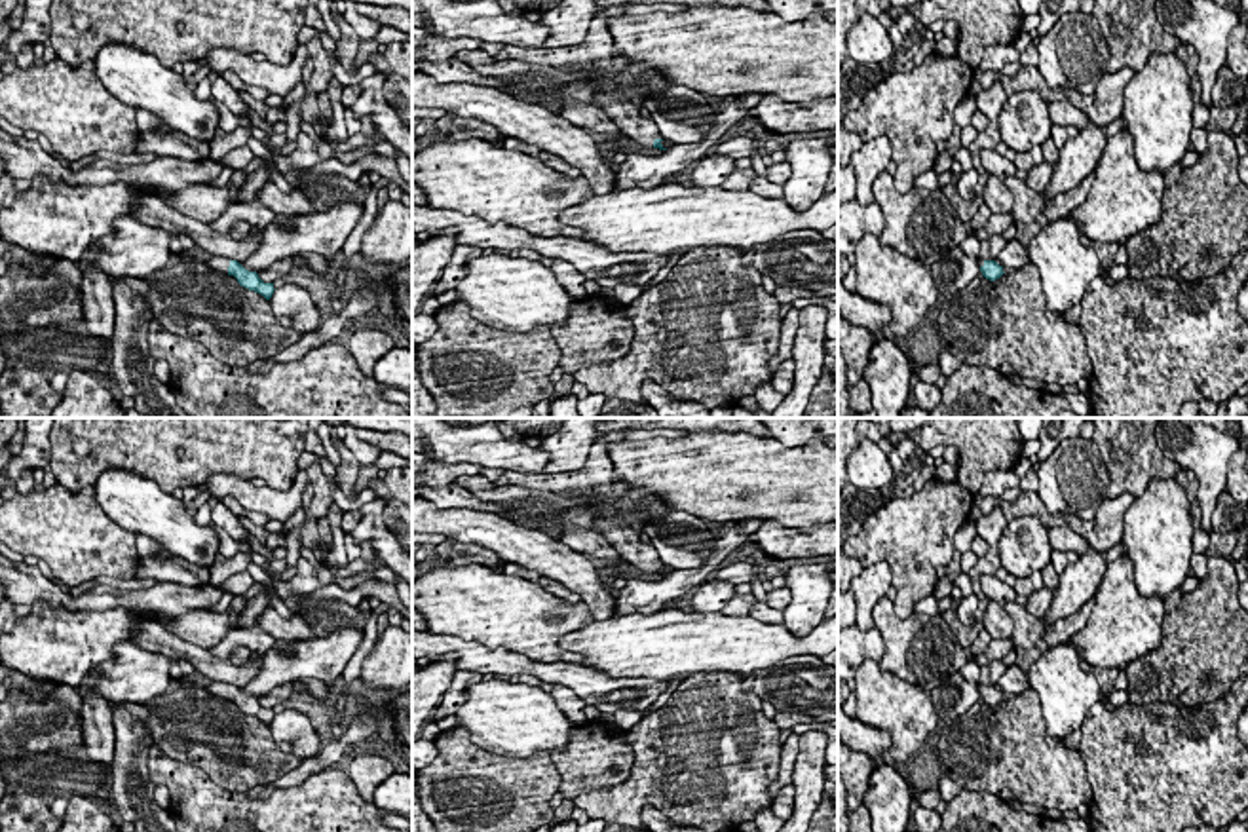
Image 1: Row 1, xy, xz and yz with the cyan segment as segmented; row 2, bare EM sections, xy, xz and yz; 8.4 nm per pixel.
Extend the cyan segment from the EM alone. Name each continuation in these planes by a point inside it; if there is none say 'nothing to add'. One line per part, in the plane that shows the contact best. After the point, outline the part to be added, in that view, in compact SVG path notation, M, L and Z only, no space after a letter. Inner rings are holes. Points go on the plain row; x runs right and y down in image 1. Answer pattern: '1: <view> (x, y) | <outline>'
1: xz (622, 538) | M598 519L596 526L608 543L646 574L653 574L655 564L663 564L655 547L640 541L640 536L629 524L615 524L614 519Z

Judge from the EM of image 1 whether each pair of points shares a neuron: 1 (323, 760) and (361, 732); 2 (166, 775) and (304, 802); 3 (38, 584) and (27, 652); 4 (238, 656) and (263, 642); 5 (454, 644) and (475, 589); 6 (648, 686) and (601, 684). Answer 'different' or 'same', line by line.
1: same
2: same
3: different
4: different
5: different
6: same

